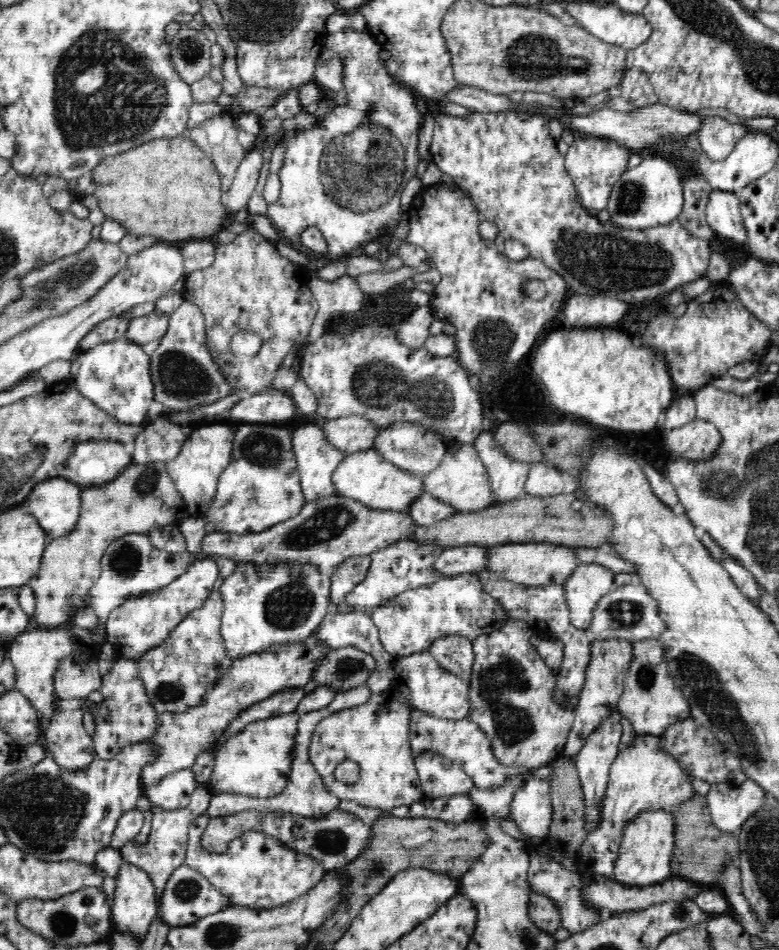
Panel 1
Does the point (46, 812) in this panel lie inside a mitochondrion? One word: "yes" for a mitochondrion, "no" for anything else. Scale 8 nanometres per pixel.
yes

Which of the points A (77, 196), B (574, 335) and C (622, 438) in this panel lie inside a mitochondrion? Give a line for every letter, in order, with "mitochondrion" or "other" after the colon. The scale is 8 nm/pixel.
A: other
B: other
C: other

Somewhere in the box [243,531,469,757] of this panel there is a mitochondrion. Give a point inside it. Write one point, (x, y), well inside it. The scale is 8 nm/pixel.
(292, 603)

